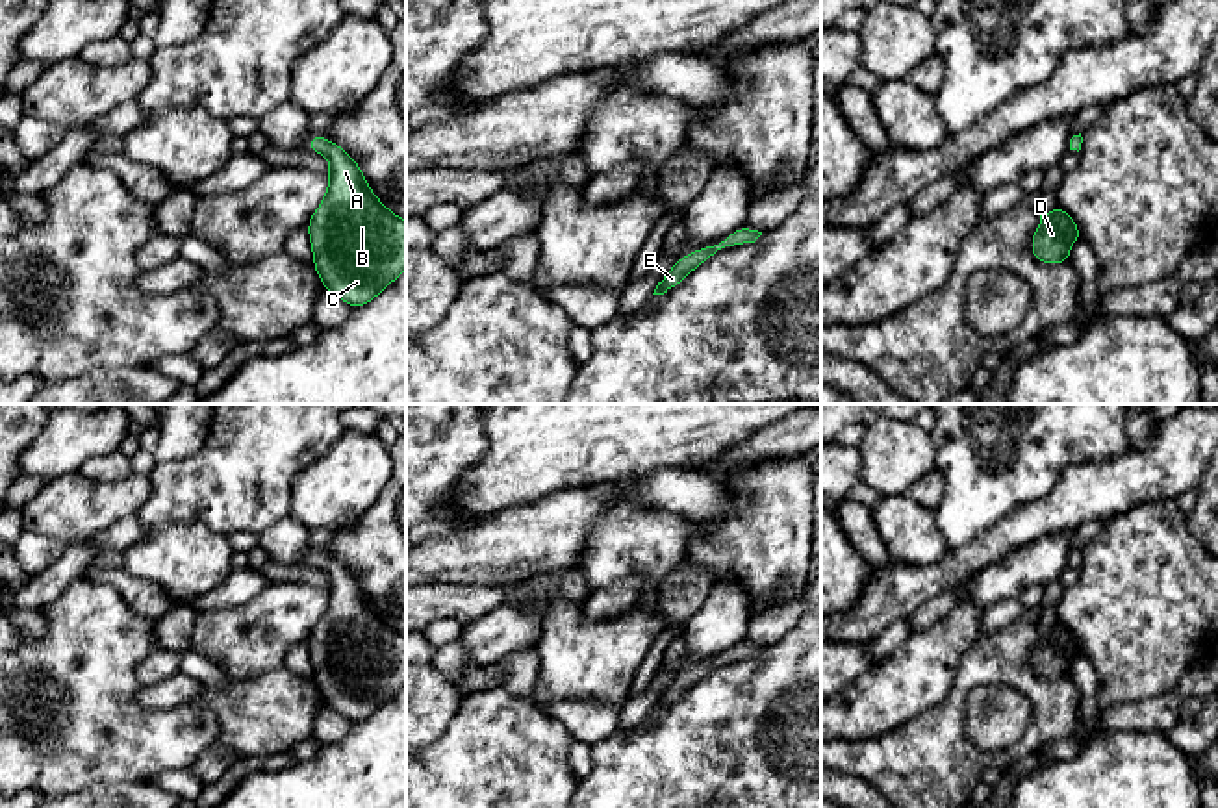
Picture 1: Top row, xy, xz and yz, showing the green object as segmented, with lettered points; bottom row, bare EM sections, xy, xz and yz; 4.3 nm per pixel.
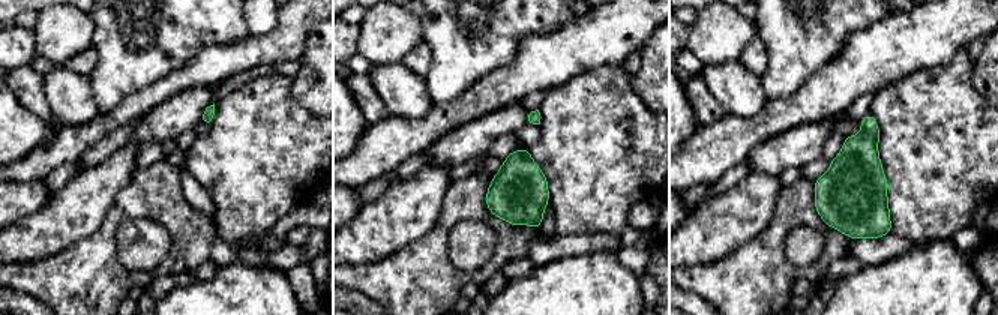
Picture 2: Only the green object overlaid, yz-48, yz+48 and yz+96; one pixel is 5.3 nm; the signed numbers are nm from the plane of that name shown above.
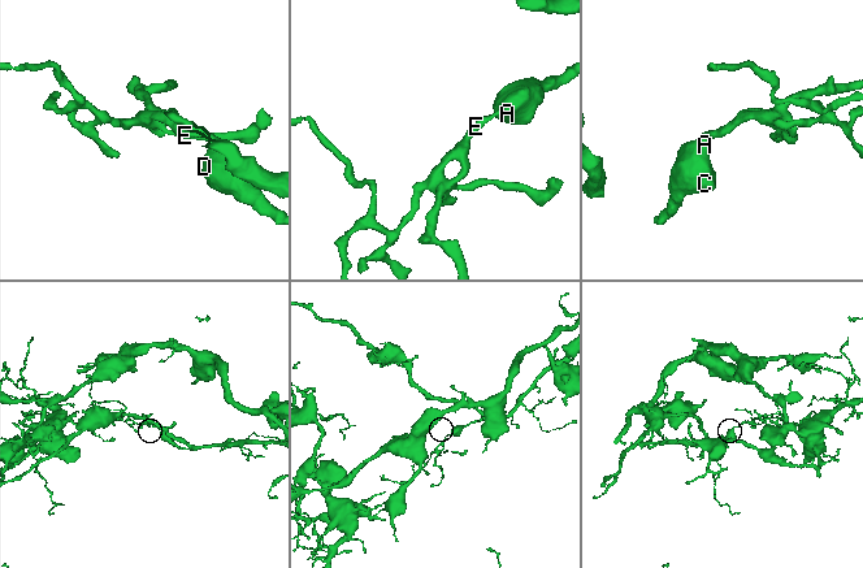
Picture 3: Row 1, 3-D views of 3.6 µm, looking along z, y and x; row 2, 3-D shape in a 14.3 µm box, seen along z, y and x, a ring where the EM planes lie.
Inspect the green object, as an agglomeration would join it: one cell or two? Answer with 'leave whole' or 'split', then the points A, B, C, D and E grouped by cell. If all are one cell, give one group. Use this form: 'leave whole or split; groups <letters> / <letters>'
leave whole; groups A B C D E

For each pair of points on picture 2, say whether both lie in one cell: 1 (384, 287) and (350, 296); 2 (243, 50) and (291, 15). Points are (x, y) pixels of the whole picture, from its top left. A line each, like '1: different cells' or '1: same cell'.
1: different cells
2: same cell

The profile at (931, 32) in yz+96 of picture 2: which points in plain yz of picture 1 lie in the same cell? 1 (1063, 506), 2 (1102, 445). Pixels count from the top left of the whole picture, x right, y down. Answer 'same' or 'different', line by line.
1: same
2: different

